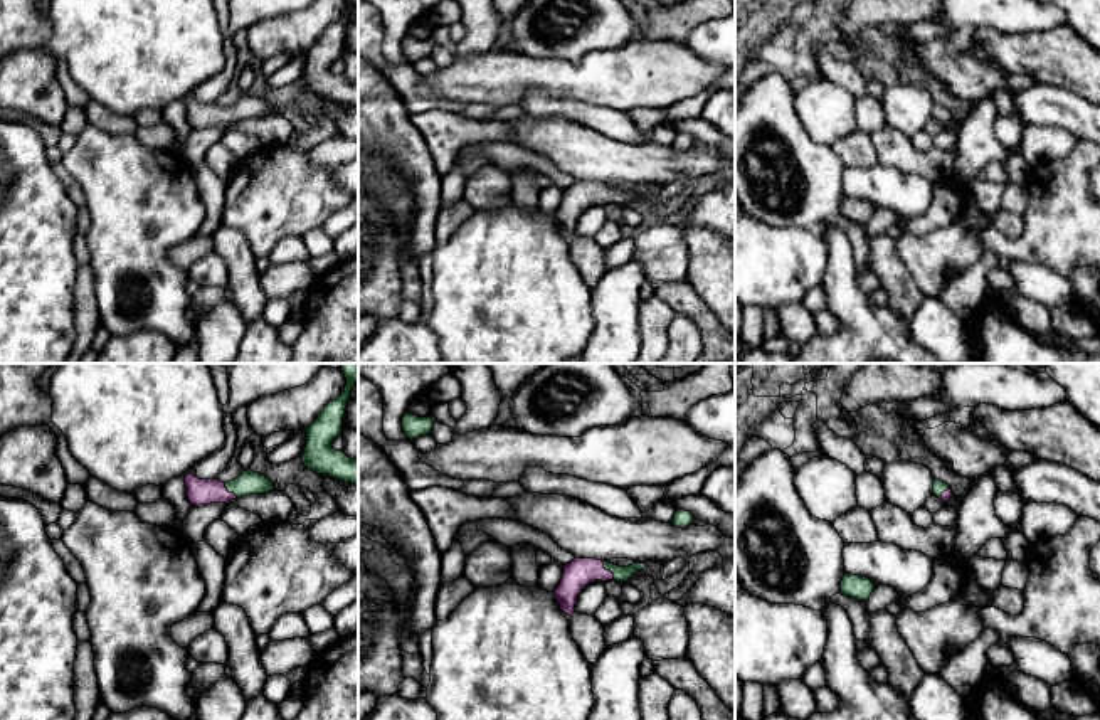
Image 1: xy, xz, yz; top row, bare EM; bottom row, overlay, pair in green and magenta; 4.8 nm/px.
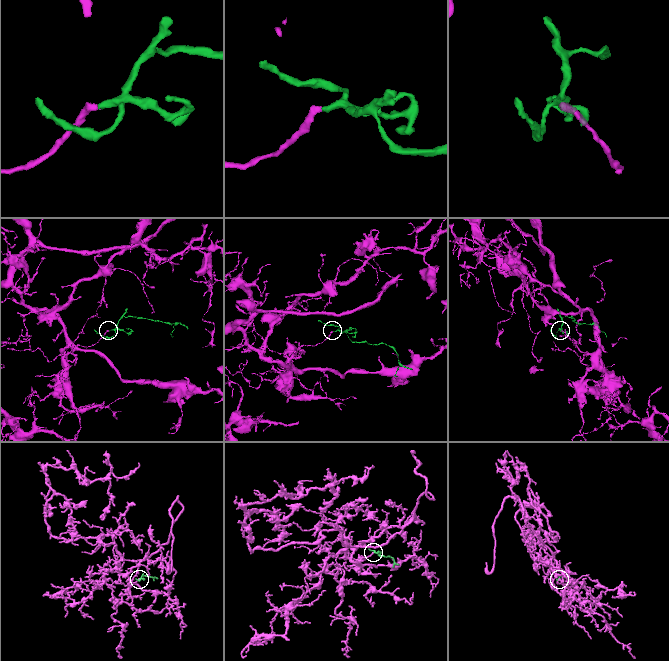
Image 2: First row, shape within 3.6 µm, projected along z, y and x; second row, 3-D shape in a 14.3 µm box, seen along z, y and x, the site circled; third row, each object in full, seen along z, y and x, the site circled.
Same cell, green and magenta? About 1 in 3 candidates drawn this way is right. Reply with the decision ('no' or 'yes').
yes

